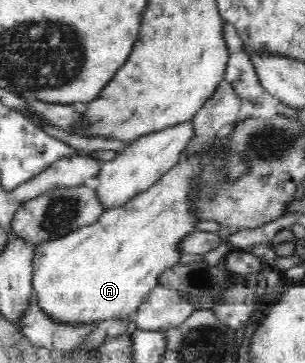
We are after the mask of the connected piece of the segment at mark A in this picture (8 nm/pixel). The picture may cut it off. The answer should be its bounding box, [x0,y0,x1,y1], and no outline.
[32,157,204,325]

